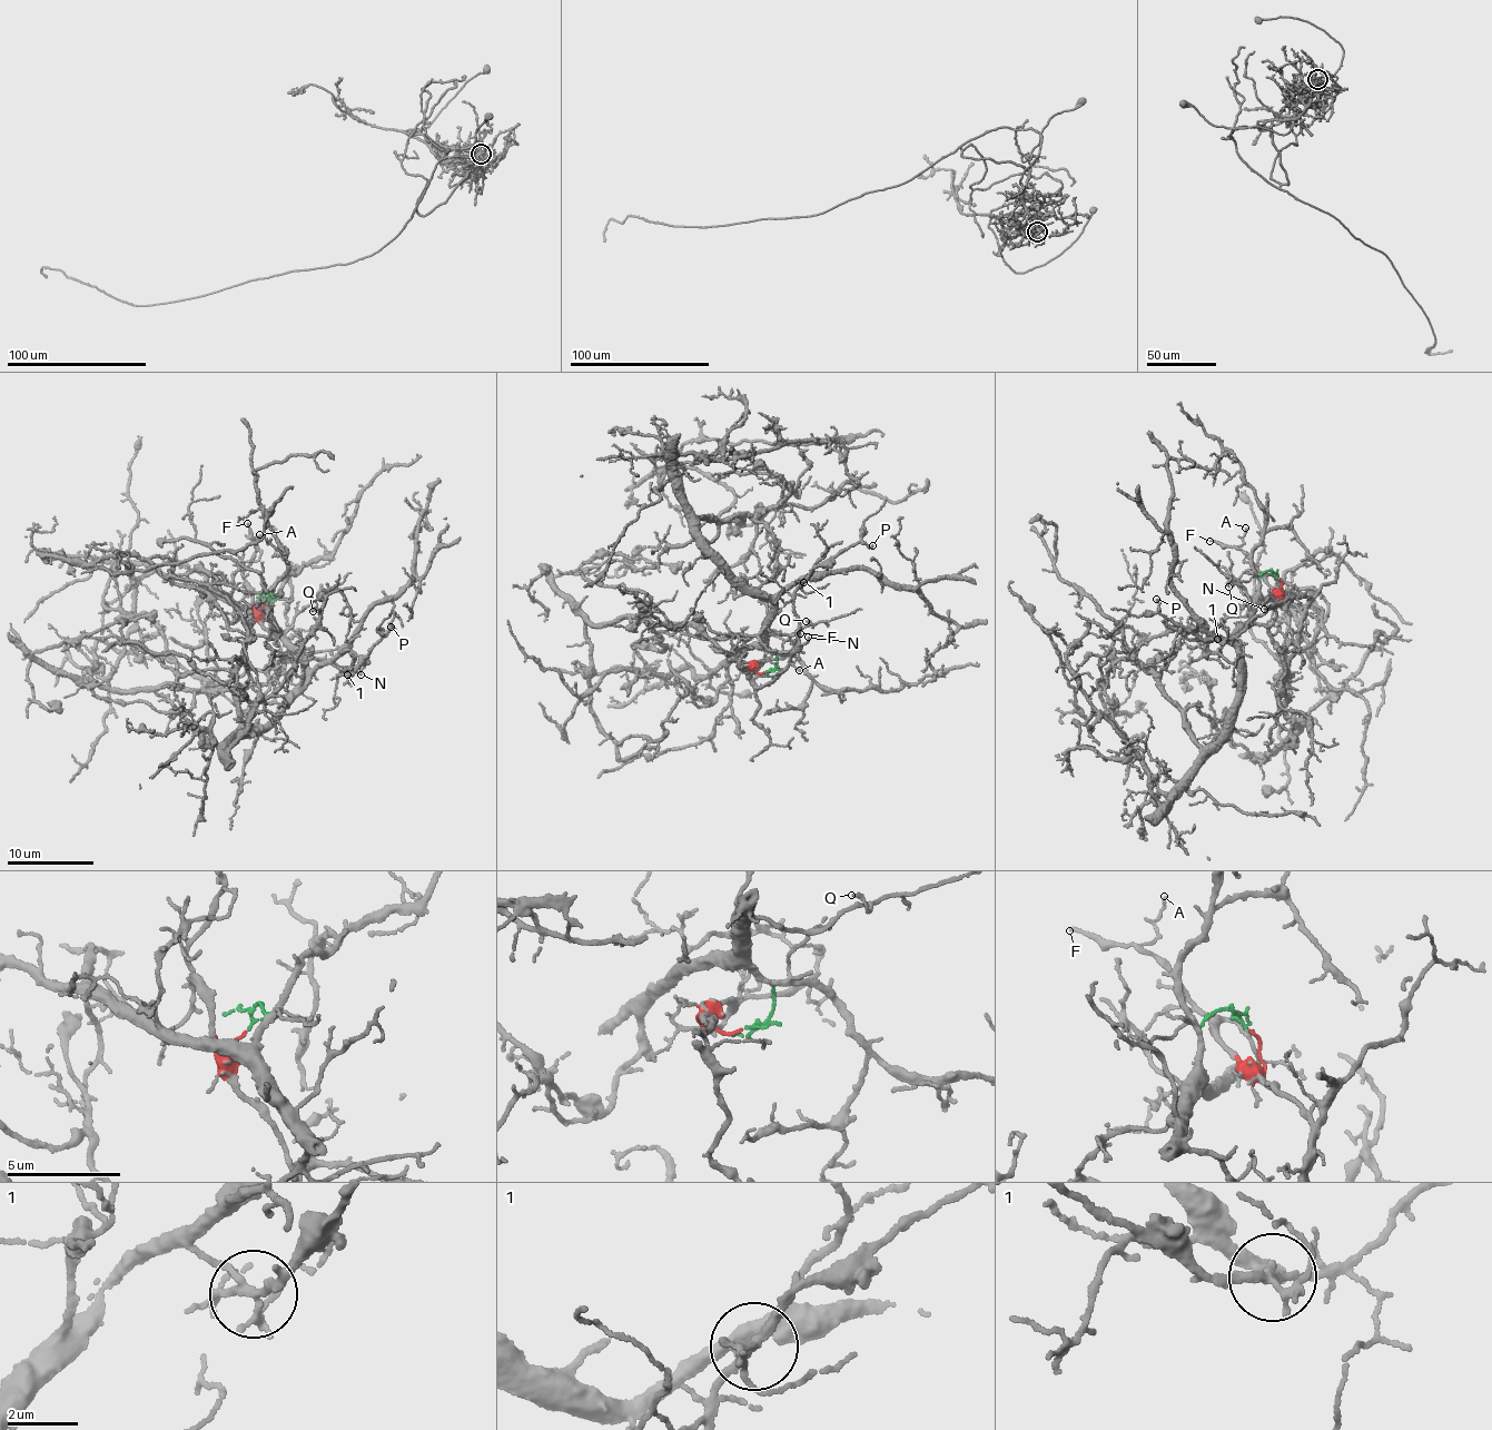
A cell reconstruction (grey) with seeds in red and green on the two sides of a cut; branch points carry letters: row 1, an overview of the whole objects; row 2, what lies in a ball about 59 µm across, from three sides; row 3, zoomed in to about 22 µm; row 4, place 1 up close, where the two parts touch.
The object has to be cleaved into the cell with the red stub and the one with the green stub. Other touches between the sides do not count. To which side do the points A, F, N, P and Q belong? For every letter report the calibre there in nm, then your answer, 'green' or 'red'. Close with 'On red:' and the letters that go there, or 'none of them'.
A: 120 nm | red
F: 140 nm | red
N: 140 nm | red
P: 150 nm | red
Q: 130 nm | green
On red: A, F, N, P

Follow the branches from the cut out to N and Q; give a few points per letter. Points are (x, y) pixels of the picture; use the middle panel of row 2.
N: (766, 671), (748, 667), (754, 670), (750, 674), (752, 682), (758, 687), (766, 684), (779, 678), (808, 638)
Q: (766, 671), (776, 666), (777, 657), (762, 640), (770, 630), (784, 635), (813, 625), (806, 620)

